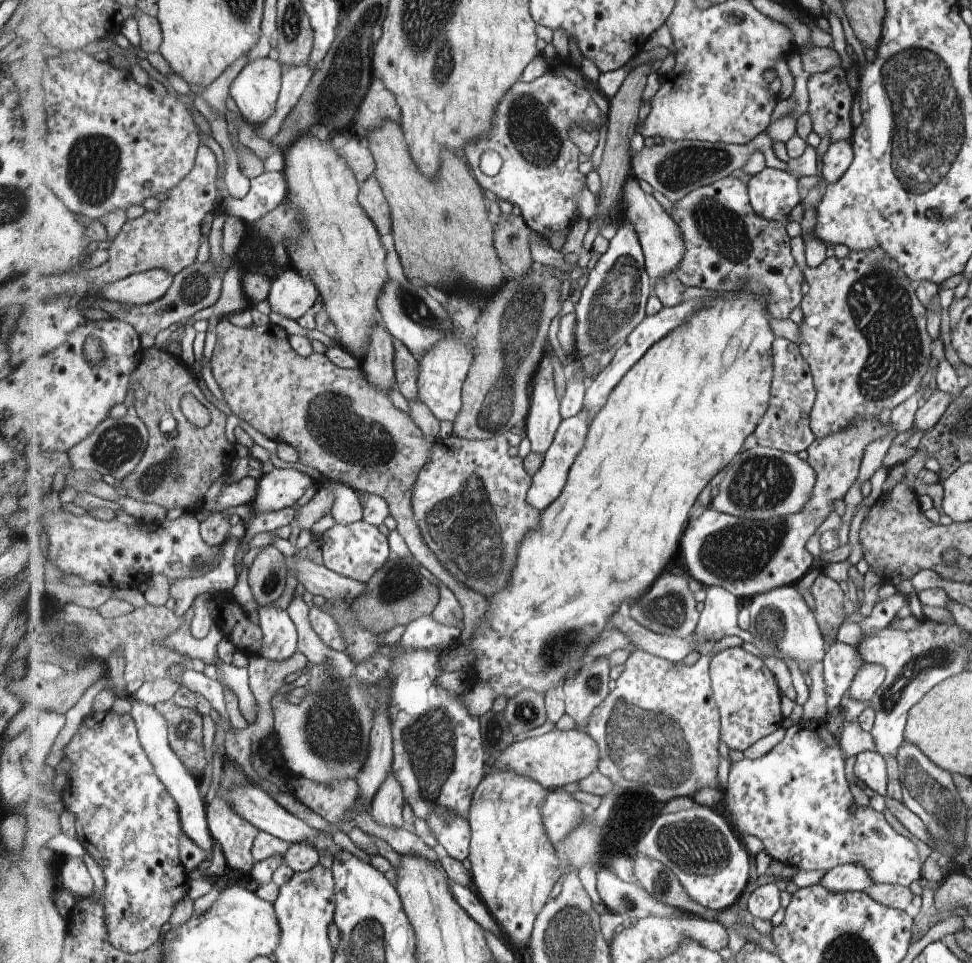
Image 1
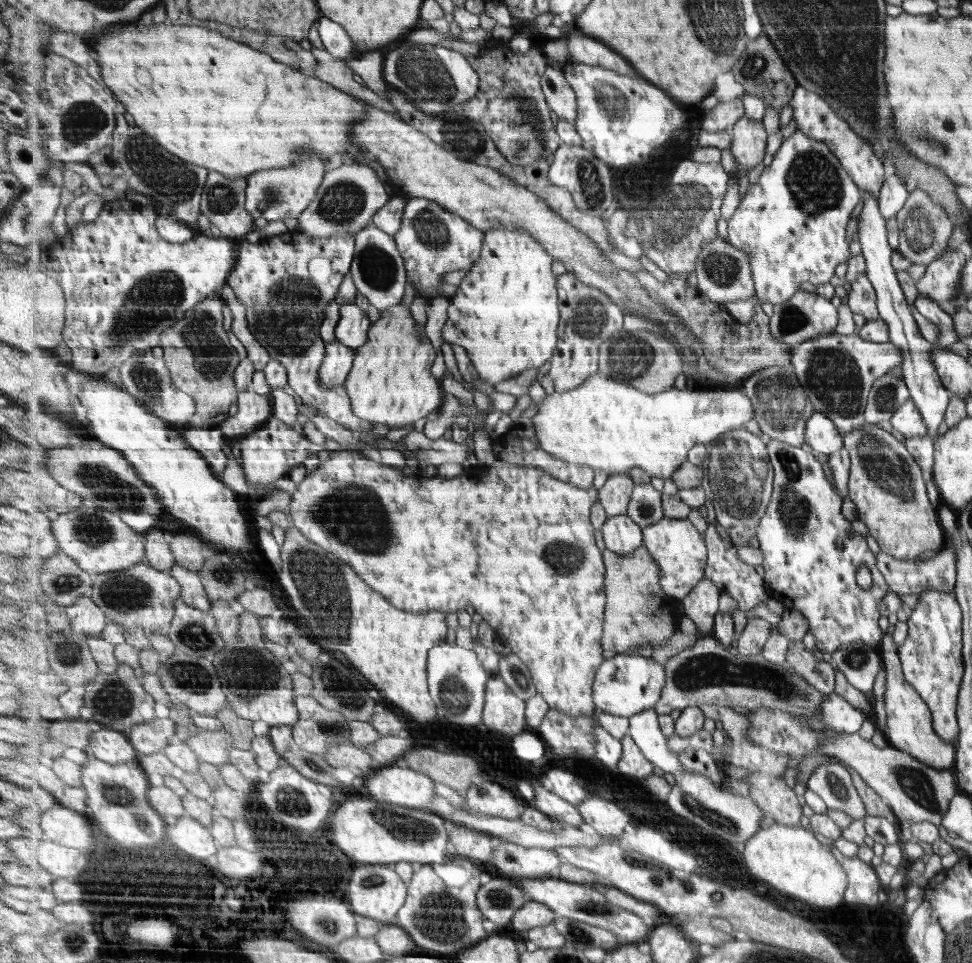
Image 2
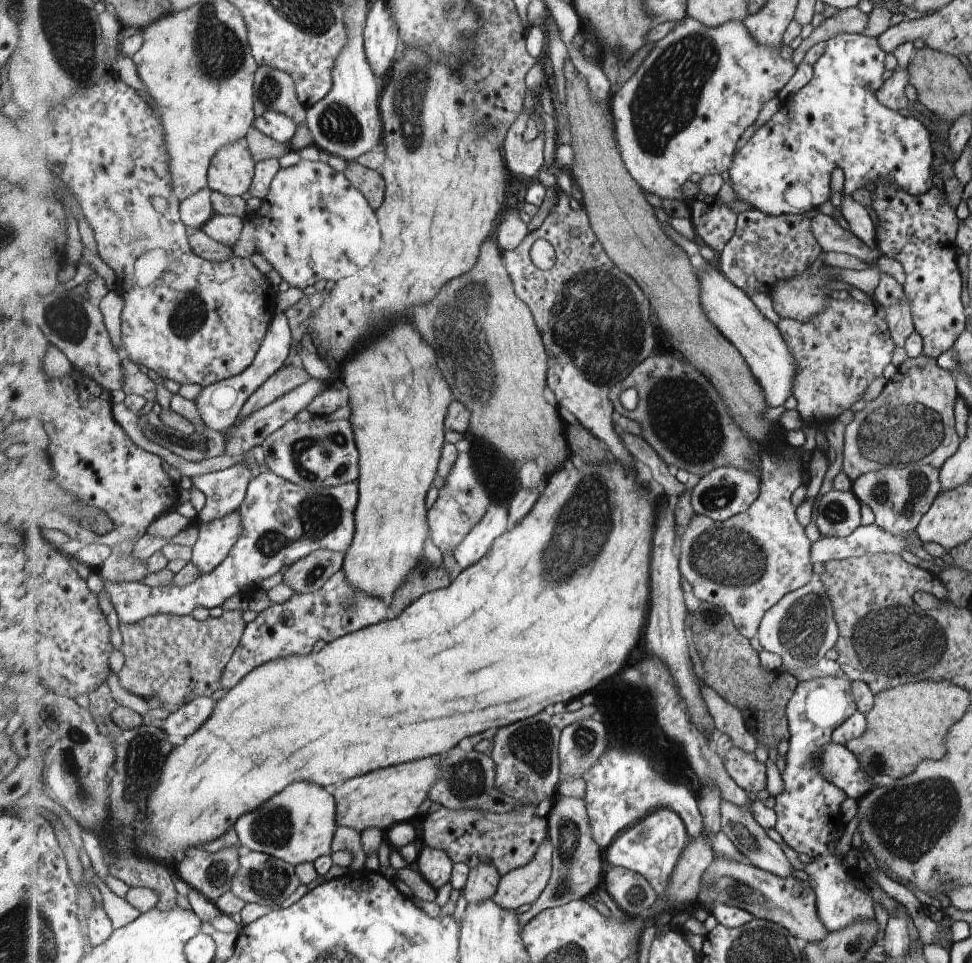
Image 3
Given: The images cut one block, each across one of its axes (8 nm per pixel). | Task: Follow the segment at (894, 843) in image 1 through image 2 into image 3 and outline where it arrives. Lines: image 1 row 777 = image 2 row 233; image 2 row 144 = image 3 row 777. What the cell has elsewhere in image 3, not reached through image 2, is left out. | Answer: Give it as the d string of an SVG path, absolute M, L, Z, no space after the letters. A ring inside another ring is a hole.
M823 677L810 681L800 681L793 698L788 702L786 710L790 730L789 749L785 755L785 768L781 773L783 790L775 796L774 810L777 814L775 829L779 832L783 841L799 854L806 854L812 861L806 865L805 871L809 876L809 882L816 890L817 913L821 920L831 931L844 929L857 921L873 919L873 895L867 888L861 887L859 875L851 869L845 868L841 861L844 855L835 855L837 848L836 833L844 828L841 820L841 804L847 800L848 794L835 786L821 772L822 756L826 746L833 742L832 734L838 726L847 722L858 711L858 704L852 691L852 680L845 677Z

